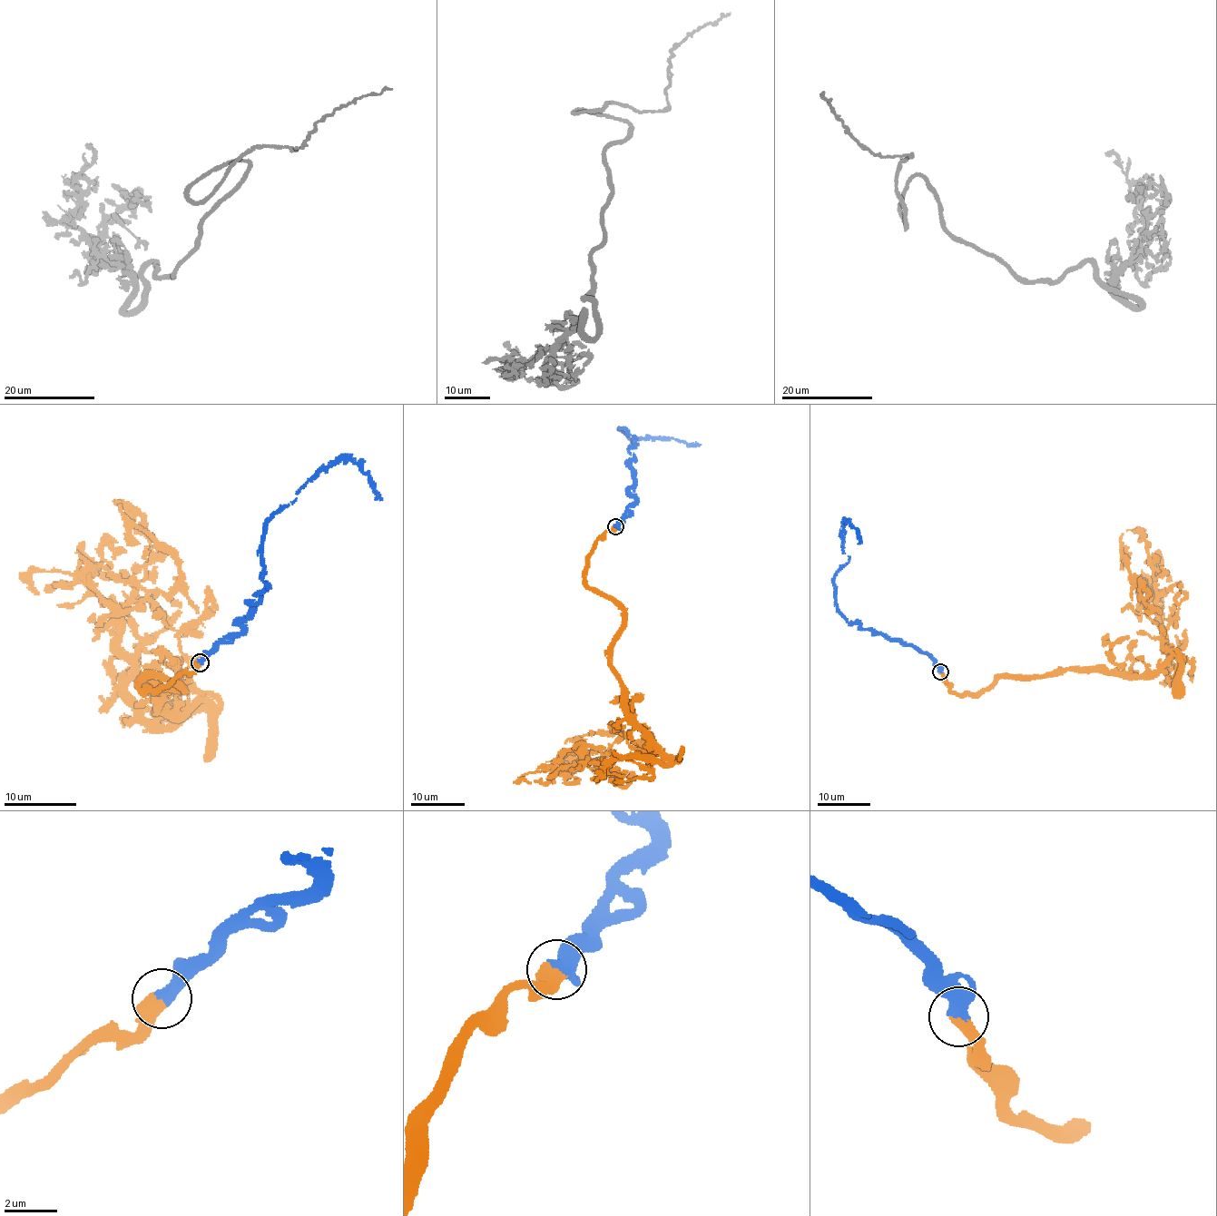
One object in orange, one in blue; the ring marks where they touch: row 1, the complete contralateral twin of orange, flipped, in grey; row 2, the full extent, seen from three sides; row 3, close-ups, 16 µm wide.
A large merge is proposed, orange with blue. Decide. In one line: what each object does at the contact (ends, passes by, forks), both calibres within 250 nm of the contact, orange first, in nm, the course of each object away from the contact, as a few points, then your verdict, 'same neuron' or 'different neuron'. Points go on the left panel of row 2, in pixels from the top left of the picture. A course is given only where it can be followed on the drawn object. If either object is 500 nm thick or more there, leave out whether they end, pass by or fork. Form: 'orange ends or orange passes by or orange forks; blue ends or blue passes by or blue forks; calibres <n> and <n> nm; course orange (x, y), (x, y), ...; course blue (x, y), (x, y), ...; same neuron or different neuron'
orange ends; blue ends; calibres 480 and 460 nm; course orange (199, 661), (137, 687), (195, 702), (152, 725), (121, 617), (176, 562), (118, 505); course blue (199, 661), (240, 631), (240, 622), (266, 584), (265, 524), (301, 488), (342, 460), (357, 462), (382, 500); same neuron

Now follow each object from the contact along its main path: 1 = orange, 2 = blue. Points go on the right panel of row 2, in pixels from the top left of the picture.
1: (940, 671), (971, 694), (1003, 677), (1133, 676), (1174, 658), (1171, 681), (1157, 600), (1133, 577), (1123, 534)
2: (940, 671), (927, 653), (849, 623), (838, 608), (835, 575), (849, 561), (845, 522), (861, 543)

